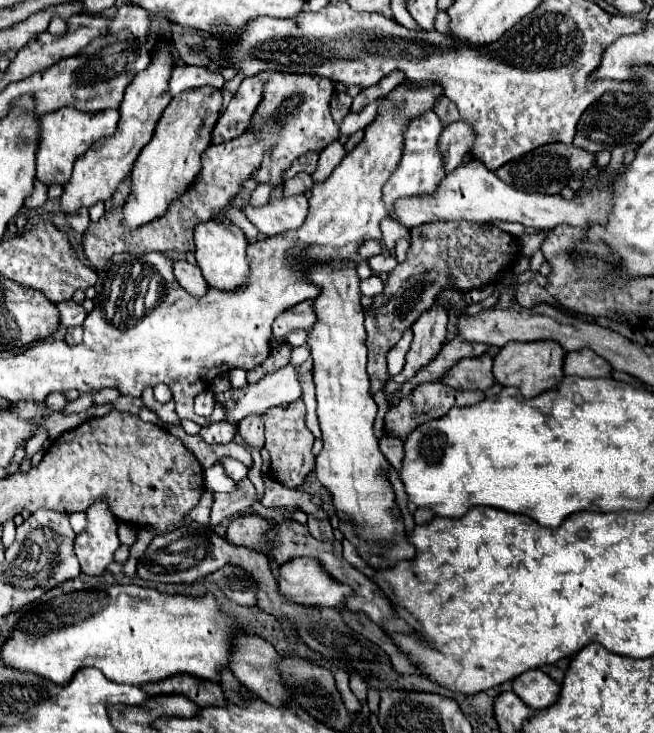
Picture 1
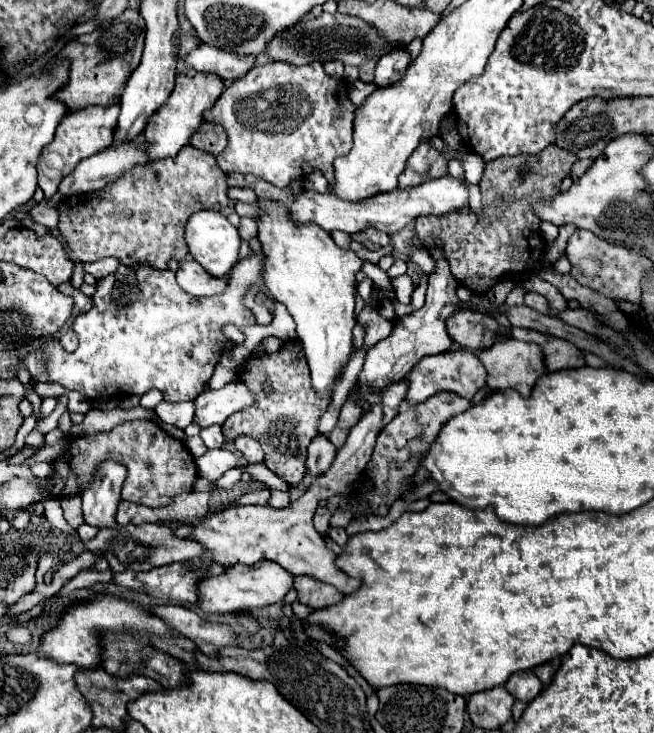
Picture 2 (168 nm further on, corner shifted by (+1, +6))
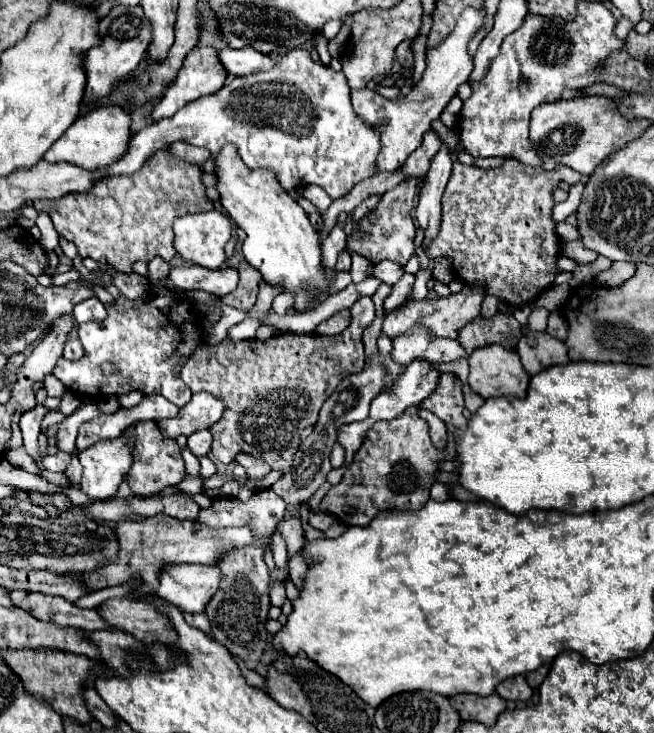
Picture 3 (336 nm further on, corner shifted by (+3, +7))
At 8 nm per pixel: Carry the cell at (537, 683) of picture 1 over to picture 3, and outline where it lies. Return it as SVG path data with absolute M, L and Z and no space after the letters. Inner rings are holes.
M514 676L514 678L506 678L502 684L498 684L496 694L502 696L504 700L530 700L532 688L528 686L524 676Z

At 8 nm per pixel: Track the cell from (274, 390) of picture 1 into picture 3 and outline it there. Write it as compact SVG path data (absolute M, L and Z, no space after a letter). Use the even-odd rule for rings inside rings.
M198 392L184 408L180 408L176 418L160 420L158 428L166 438L178 438L180 434L190 436L192 432L198 432L216 424L222 418L224 408L226 406L222 398L210 392Z

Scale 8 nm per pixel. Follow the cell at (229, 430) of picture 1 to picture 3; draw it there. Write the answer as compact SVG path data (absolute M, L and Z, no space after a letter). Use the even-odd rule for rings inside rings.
M208 430L190 434L190 436L188 436L188 448L190 448L196 456L210 454L210 448L212 448L212 434L210 434Z

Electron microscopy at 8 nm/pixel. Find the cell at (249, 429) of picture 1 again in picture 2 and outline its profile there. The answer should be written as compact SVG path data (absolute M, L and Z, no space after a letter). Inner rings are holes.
M238 437L234 441L234 445L248 459L248 463L264 463L264 453L262 453L260 445L254 439L250 439L250 437Z

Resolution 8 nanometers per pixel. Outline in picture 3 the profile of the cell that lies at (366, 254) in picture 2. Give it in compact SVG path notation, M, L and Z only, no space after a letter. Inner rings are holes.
M370 296L360 298L352 308L352 322L350 326L336 336L320 336L320 334L292 334L284 332L278 336L272 336L270 340L242 340L242 342L228 342L222 340L216 346L204 344L190 356L190 360L182 368L182 380L188 384L192 392L212 392L214 396L222 396L226 400L226 412L218 424L210 428L214 442L212 442L212 454L216 460L230 464L236 456L236 452L246 452L256 458L262 458L270 464L272 470L278 470L282 474L288 474L292 468L292 458L300 448L300 432L308 428L310 424L316 424L318 412L324 404L324 400L334 392L340 378L346 378L364 364L364 344L362 344L362 332L366 326L372 324L376 318L376 308Z

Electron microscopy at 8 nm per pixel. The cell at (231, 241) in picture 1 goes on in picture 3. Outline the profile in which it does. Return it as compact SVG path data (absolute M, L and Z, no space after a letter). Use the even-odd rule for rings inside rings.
M210 210L210 212L182 216L174 222L174 232L176 232L174 248L184 260L198 264L198 266L204 266L208 270L218 270L226 262L224 246L232 236L232 222L226 214L222 214L218 210Z

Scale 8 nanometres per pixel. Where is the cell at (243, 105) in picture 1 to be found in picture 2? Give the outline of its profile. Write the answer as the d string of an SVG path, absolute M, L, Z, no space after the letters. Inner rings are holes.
M202 123L200 129L192 135L192 147L200 149L200 151L206 151L206 153L212 153L212 155L218 155L224 147L226 147L226 133L222 127L216 127L216 125L206 125Z

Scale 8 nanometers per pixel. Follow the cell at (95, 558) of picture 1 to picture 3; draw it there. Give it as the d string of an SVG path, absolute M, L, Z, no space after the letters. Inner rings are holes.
M118 436L114 440L96 442L94 446L78 452L84 468L80 490L90 500L110 500L116 496L118 486L124 482L132 466L132 436Z

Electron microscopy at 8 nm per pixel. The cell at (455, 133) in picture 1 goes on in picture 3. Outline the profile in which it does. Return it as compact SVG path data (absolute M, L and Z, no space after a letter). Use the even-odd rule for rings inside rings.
M410 178L400 182L398 186L394 186L392 190L388 190L386 194L382 194L380 202L378 202L378 224L366 224L366 220L360 220L360 226L364 232L368 232L368 236L360 236L360 234L352 234L352 238L348 238L348 252L358 252L360 256L372 260L372 262L380 262L384 258L394 260L396 264L404 266L410 256L414 254L414 236L416 236L416 226L412 222L410 210L414 208L416 196L420 194L424 184L424 178Z

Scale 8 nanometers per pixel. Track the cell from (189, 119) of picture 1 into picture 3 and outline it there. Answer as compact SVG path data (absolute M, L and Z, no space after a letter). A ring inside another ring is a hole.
M194 48L194 50L190 50L188 56L184 58L184 64L182 64L176 80L166 88L162 100L156 104L156 108L152 112L152 120L158 122L164 116L174 116L188 102L218 92L224 86L224 80L226 80L226 70L222 68L222 64L218 64L218 56L216 56L214 48Z

